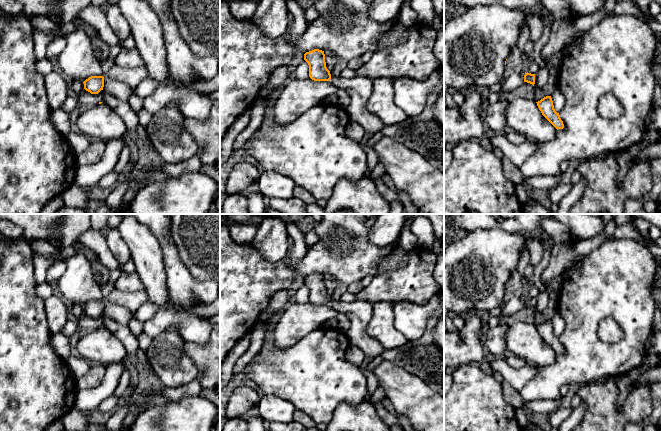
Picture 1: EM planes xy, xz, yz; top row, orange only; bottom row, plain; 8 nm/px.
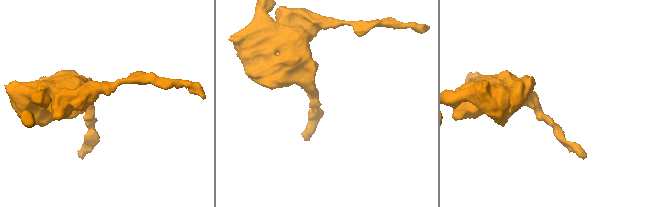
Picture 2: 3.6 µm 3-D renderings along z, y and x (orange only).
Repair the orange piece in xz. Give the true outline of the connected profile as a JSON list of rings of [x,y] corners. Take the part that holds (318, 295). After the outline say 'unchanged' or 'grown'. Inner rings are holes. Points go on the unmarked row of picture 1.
[[[314,273],[304,278],[309,289],[309,301],[314,305],[330,305],[339,313],[345,314],[351,322],[346,332],[351,345],[359,347],[368,358],[375,358],[385,350],[374,338],[367,334],[367,327],[373,315],[373,305],[368,301],[332,301],[326,291],[324,275]]]; grown

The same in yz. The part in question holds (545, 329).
[[[546,320],[540,325],[536,326],[542,339],[558,354],[563,353],[564,348],[560,342],[559,337],[554,333],[551,320]]]; unchanged

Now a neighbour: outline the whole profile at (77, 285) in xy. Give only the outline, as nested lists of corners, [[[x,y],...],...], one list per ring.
[[[76,253],[65,260],[66,271],[58,279],[57,284],[62,299],[67,306],[77,303],[83,306],[91,300],[104,301],[104,315],[113,321],[128,326],[133,313],[126,307],[109,303],[102,294],[100,284],[95,280],[95,271],[85,255]]]

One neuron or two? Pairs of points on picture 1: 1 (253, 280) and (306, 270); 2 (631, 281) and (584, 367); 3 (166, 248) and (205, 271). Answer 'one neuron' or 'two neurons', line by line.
1: two neurons
2: one neuron
3: two neurons

